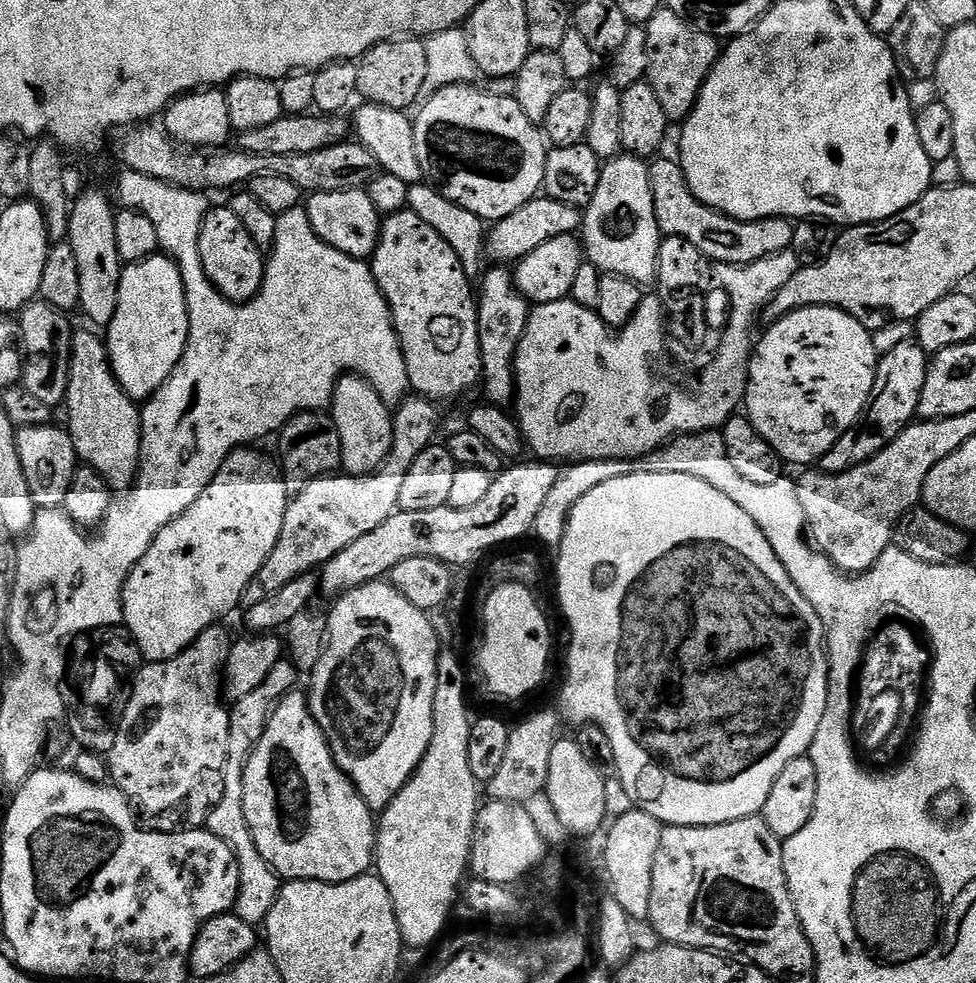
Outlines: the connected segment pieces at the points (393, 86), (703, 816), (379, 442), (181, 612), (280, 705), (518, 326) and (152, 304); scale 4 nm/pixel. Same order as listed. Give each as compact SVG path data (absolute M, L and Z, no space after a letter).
M420 38L379 44L358 61L358 96L369 104L404 112L412 103L415 105L421 99L425 82L426 43Z
M632 472L632 473L630 473L630 475L628 475L628 476L623 476L623 477L622 477L622 478L614 478L614 479L613 479L613 480L611 480L611 481L610 481L610 482L602 482L602 486L594 486L594 490L590 490L590 494L586 494L586 498L582 498L582 502L578 502L578 506L574 506L574 510L573 510L573 511L572 511L572 513L571 513L571 514L570 514L570 515L569 515L569 516L568 516L568 524L567 524L567 525L566 525L566 534L565 534L565 535L564 535L564 537L563 537L563 538L562 538L562 542L561 542L561 543L560 543L560 546L559 546L559 549L558 549L558 555L560 555L560 557L558 557L558 558L557 558L557 560L556 560L556 592L557 592L557 594L558 594L558 595L560 595L560 608L561 608L561 610L562 610L562 611L564 611L564 616L565 616L565 618L566 618L566 619L568 619L568 628L569 628L569 630L570 630L570 631L572 631L572 645L570 645L570 646L569 646L569 648L568 648L568 673L566 673L566 674L565 674L565 676L564 676L564 693L562 693L562 694L561 694L561 696L560 696L560 704L561 704L561 706L562 706L562 707L564 707L564 710L563 710L563 709L562 709L562 716L563 716L563 719L564 719L564 720L565 720L565 721L566 721L566 719L568 719L568 720L569 720L569 722L570 722L570 723L572 723L572 724L576 724L576 725L575 725L575 726L584 726L584 725L596 725L596 726L598 726L598 727L600 727L600 728L601 728L601 730L603 730L603 731L604 731L604 732L605 732L605 734L606 734L606 736L607 736L607 737L608 737L608 739L609 739L609 740L610 740L610 745L611 745L611 746L612 746L612 747L613 747L613 754L614 754L614 758L615 758L615 759L616 759L616 776L617 776L617 777L618 777L618 781L619 781L619 780L620 780L620 784L621 784L621 786L622 786L622 787L624 787L624 792L625 792L625 794L626 794L626 795L628 795L628 796L629 796L629 798L630 798L630 799L632 799L632 800L633 800L633 802L634 802L634 803L636 803L636 804L633 804L633 805L635 805L635 807L636 807L636 808L637 808L637 809L639 809L639 811L641 811L641 812L645 812L645 813L646 813L646 814L650 814L650 815L651 815L651 816L652 816L652 817L654 817L654 818L655 818L655 820L658 820L658 821L660 821L660 823L661 823L661 825L664 825L664 826L675 826L675 827L678 827L678 828L701 828L701 827L702 827L702 826L714 826L714 825L715 825L715 824L725 824L725 823L726 823L726 822L734 822L734 821L735 821L735 820L741 820L741 819L742 819L742 818L746 818L746 817L747 817L747 816L754 816L754 815L757 815L757 814L760 814L760 813L763 813L763 810L764 810L764 803L765 803L765 802L766 802L766 798L770 798L770 790L771 790L771 789L772 789L772 787L773 787L773 786L774 786L774 782L775 782L775 781L776 781L776 779L777 779L777 778L778 778L778 774L782 774L782 770L786 770L786 766L790 766L790 762L794 762L794 761L795 761L795 760L797 760L797 759L798 759L798 757L800 757L800 756L803 756L803 755L805 755L805 753L807 753L807 750L808 750L808 748L809 748L809 746L811 746L811 745L812 745L812 743L813 743L813 742L814 742L814 734L818 734L818 725L820 725L820 724L821 724L821 723L822 723L822 713L824 713L824 711L826 711L826 698L827 698L827 697L828 697L828 657L827 657L827 655L826 655L826 637L825 637L825 634L824 634L824 623L822 623L822 622L821 622L821 621L820 621L820 619L819 619L819 618L818 618L818 614L817 614L817 613L816 613L816 611L815 611L815 610L814 610L814 606L810 606L810 602L809 602L809 601L808 601L808 600L807 600L807 598L806 598L806 597L805 597L805 596L804 596L804 595L803 595L803 594L802 594L802 590L798 590L798 586L794 586L794 582L793 582L793 581L792 581L792 579L791 579L791 578L790 578L790 574L786 574L786 566L782 566L782 562L778 562L778 554L774 554L774 546L770 546L770 542L766 542L766 534L762 534L762 530L758 530L758 522L754 522L754 518L750 518L750 514L746 514L746 510L742 510L742 506L738 506L738 502L730 502L730 498L726 498L726 494L722 494L722 490L714 490L714 486L710 486L710 482L702 482L702 478L694 478L694 477L693 477L693 476L691 476L691 475L690 475L690 474L650 474L650 473L649 473L649 472Z
M355 374L337 380L330 415L342 442L342 468L350 476L371 476L379 472L392 449L393 413L374 386Z
M241 446L234 449L226 458L226 462L222 462L222 466L218 470L218 474L210 482L210 486L206 486L206 490L202 490L198 502L194 502L194 506L190 506L190 510L186 510L177 520L167 524L157 534L150 546L150 550L146 550L146 554L137 562L136 567L132 569L132 574L128 577L127 584L124 585L123 623L125 625L128 624L133 638L136 639L137 646L140 647L141 654L145 656L143 658L145 661L169 660L177 656L178 653L185 652L206 629L219 625L223 621L220 620L223 616L228 616L236 607L241 607L244 591L250 586L254 574L258 574L258 570L266 562L266 558L270 558L270 554L282 534L282 522L286 518L290 489L278 467L277 461L275 459L267 460L262 453L255 452L256 450L252 446Z
M290 691L278 701L262 738L258 738L248 753L244 762L244 809L258 854L262 854L277 876L285 881L317 880L323 884L341 884L365 875L373 867L378 831L374 809L360 797L352 779L338 766L303 691Z
M492 266L483 273L478 284L478 311L480 313L480 353L484 355L484 374L482 388L488 391L488 396L493 405L508 406L513 403L516 394L516 351L522 342L522 334L528 325L530 313L529 300L524 297L513 280L513 273L504 266Z
M163 254L146 258L137 264L127 265L120 273L118 286L118 310L114 318L106 325L106 347L108 361L112 363L112 372L122 390L137 402L147 402L152 395L170 378L178 366L188 341L188 311L186 294L182 286L182 274L176 261Z

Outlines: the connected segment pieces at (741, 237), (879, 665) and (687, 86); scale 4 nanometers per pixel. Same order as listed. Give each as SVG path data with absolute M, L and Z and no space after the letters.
M656 158L648 164L650 190L654 198L654 214L664 236L682 238L690 246L698 246L709 261L721 266L753 264L756 260L770 258L791 249L796 224L783 216L771 216L765 220L735 220L706 206L690 190L684 172L675 159Z
M889 622L873 635L865 649L864 659L858 673L858 689L850 727L855 743L861 749L864 747L868 752L876 752L883 744L890 743L895 738L896 731L904 724L903 716L914 715L915 717L921 707L922 689L926 684L926 652L923 652L911 630L913 631L907 623Z
M667 6L649 18L646 25L646 50L648 70L646 82L658 94L662 110L666 110L669 122L683 122L694 110L698 94L721 54L722 44L717 37L698 30L689 22L674 14Z

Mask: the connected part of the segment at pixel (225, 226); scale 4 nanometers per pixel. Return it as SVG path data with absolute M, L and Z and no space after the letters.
M231 206L213 207L206 214L200 231L200 257L206 278L210 278L213 286L228 300L246 304L260 292L266 271L265 253L250 238L250 234L246 234L246 226L242 226Z

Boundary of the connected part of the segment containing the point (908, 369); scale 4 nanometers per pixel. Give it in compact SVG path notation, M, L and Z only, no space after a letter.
M915 339L907 340L894 346L894 350L883 353L876 366L876 381L870 390L864 412L850 430L846 430L834 442L834 446L819 460L819 471L825 474L839 474L872 460L902 430L917 419L918 402L922 398L922 386L926 386L926 374L930 363L929 353L916 343Z

